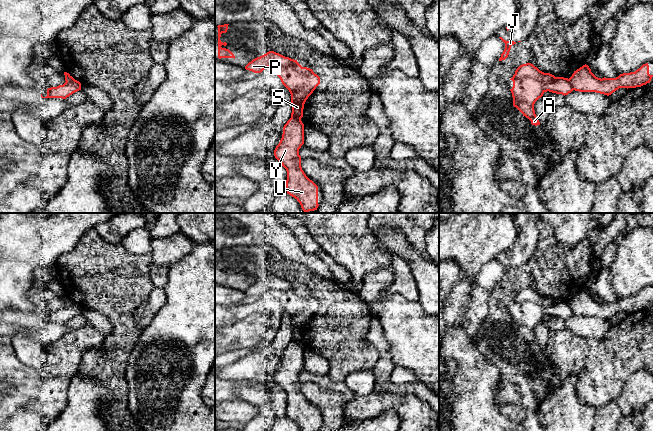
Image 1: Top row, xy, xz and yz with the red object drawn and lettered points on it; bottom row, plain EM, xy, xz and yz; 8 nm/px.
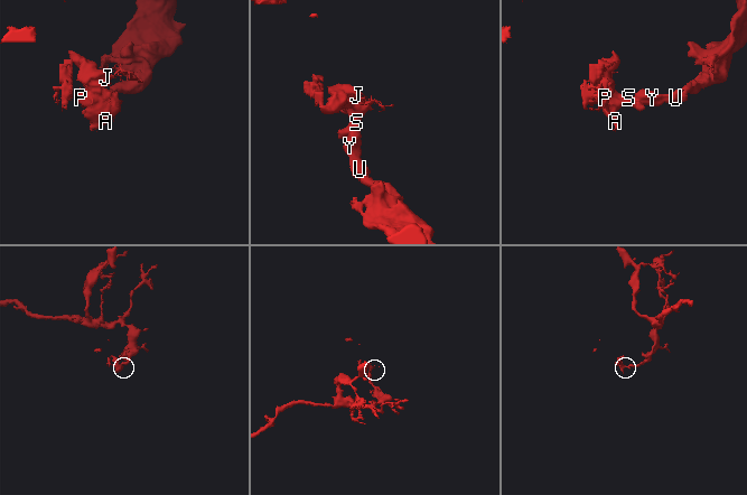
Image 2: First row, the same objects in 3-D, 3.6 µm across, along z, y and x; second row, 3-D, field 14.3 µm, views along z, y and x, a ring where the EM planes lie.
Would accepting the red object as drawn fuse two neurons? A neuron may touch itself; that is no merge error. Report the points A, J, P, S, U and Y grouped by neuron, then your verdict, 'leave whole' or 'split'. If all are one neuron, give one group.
A J P S / U Y | split

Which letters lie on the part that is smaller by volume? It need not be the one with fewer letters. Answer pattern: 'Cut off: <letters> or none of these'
Cut off: A, J, P, S

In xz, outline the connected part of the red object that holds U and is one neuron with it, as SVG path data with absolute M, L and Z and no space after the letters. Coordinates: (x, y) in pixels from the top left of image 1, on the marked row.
M290 118L283 127L274 156L287 171L287 194L300 203L304 212L309 212L317 210L319 206L318 186L302 170L299 149L303 144L304 124L299 119Z

